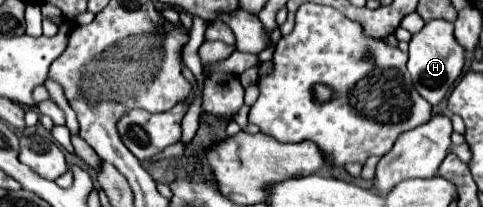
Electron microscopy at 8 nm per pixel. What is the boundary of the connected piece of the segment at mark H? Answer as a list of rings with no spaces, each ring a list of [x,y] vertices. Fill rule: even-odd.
[[[433,19],[433,21],[425,23],[425,27],[419,33],[415,33],[409,41],[407,69],[411,73],[415,89],[431,105],[437,105],[445,97],[447,89],[461,75],[463,65],[465,65],[465,49],[457,43],[457,39],[453,35],[453,23],[449,23],[445,19]]]

